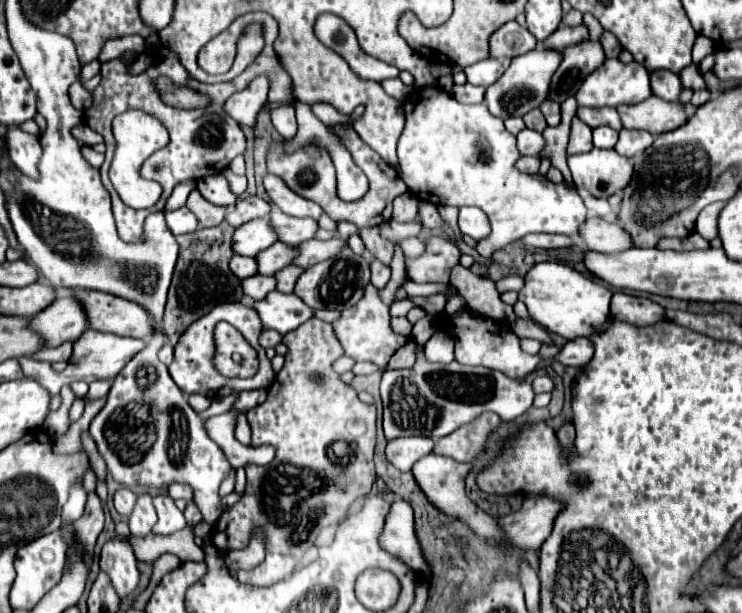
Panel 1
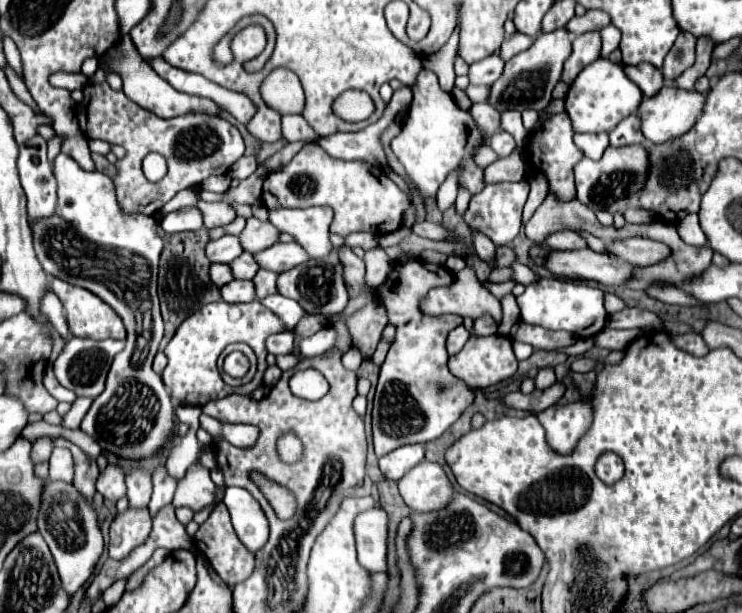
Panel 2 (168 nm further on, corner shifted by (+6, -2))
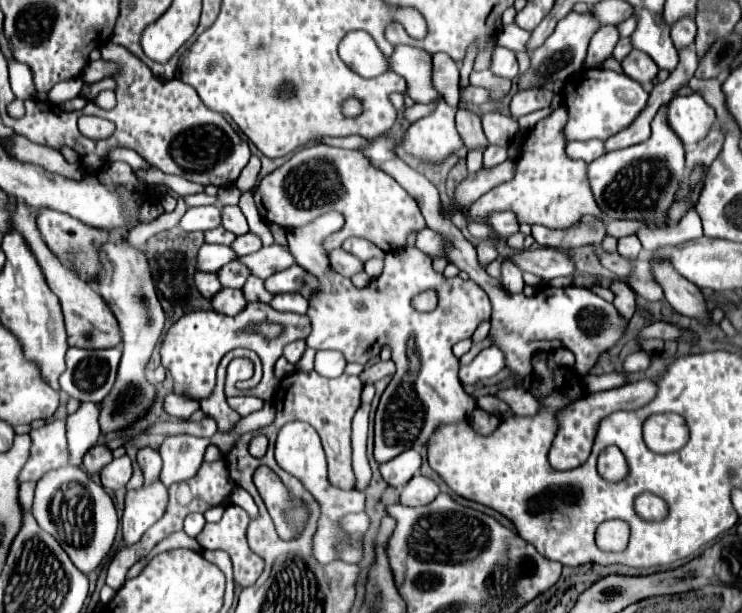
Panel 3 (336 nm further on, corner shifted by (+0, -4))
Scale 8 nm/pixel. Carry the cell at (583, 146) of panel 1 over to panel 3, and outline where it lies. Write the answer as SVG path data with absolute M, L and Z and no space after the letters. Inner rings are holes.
M557 108L551 116L539 120L535 128L529 130L527 140L519 160L515 162L515 176L507 184L499 184L491 192L483 194L467 210L467 222L487 220L491 212L515 212L519 224L541 224L547 228L573 228L583 216L595 216L605 220L605 214L595 204L591 196L591 186L587 184L587 164L583 160L571 160L565 154L563 128L567 122L565 108Z

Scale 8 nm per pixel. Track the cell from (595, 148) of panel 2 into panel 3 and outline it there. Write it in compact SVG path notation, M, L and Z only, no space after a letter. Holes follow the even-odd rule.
M585 140L585 142L567 144L567 156L571 156L571 160L583 160L589 164L603 154L605 154L605 144L601 140Z

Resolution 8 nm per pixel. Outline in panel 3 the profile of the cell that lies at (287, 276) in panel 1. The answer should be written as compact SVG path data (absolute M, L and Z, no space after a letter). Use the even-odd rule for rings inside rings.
M257 276L247 278L247 282L245 282L245 286L243 286L241 290L243 290L243 296L245 296L249 302L253 302L253 300L269 302L269 300L273 298L273 294L269 294L269 292L265 290L263 280L261 280L261 278L257 278Z

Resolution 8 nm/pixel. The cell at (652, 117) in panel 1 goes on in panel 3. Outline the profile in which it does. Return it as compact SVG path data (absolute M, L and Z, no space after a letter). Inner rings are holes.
M699 94L677 96L669 102L669 124L683 144L699 142L715 120L715 110Z

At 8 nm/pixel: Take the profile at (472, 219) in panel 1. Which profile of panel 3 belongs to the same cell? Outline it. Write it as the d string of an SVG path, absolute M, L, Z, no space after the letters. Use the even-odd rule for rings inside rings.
M503 262L503 266L501 266L501 284L509 292L523 292L525 282L523 282L521 270L517 266L513 266L511 262Z

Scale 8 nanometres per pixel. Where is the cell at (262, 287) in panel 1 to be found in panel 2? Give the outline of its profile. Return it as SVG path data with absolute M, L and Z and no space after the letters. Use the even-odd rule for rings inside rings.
M233 280L221 288L221 296L225 302L231 302L231 304L253 302L255 300L253 280Z

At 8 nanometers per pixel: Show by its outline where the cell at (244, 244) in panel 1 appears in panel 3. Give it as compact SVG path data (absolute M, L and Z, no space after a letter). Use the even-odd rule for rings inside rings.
M203 244L197 256L197 270L199 272L217 272L221 266L235 260L235 252L229 246L221 244Z

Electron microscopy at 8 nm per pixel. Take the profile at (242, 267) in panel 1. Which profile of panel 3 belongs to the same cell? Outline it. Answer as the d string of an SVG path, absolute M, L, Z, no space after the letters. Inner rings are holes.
M197 272L195 274L195 286L199 288L199 294L203 298L213 298L221 290L217 274L207 274L207 272Z

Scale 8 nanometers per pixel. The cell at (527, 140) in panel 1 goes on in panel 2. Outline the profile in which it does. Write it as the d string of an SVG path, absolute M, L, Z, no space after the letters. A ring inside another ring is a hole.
M497 132L497 134L491 136L489 146L503 158L503 156L509 156L509 154L513 152L513 148L515 148L515 138L513 138L511 134L507 134L507 132Z

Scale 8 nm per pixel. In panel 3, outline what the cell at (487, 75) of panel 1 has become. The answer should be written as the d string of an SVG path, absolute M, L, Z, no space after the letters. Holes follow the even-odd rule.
M497 46L493 52L493 62L491 62L491 70L497 76L503 78L515 78L519 74L519 66L517 66L517 56L513 50Z

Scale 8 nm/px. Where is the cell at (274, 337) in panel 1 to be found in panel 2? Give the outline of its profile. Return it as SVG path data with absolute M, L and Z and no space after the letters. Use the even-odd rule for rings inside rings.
M277 332L277 334L273 334L273 336L269 336L267 338L267 350L271 352L271 354L289 354L291 350L293 350L293 332Z

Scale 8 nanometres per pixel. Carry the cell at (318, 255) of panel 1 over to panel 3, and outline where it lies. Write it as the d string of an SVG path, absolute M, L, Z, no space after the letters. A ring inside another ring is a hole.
M277 244L261 248L255 254L237 256L237 260L241 264L245 264L253 276L259 276L263 280L269 278L271 274L275 274L279 270L285 270L291 264L295 264L291 252L287 248L283 248L283 246L277 246Z

